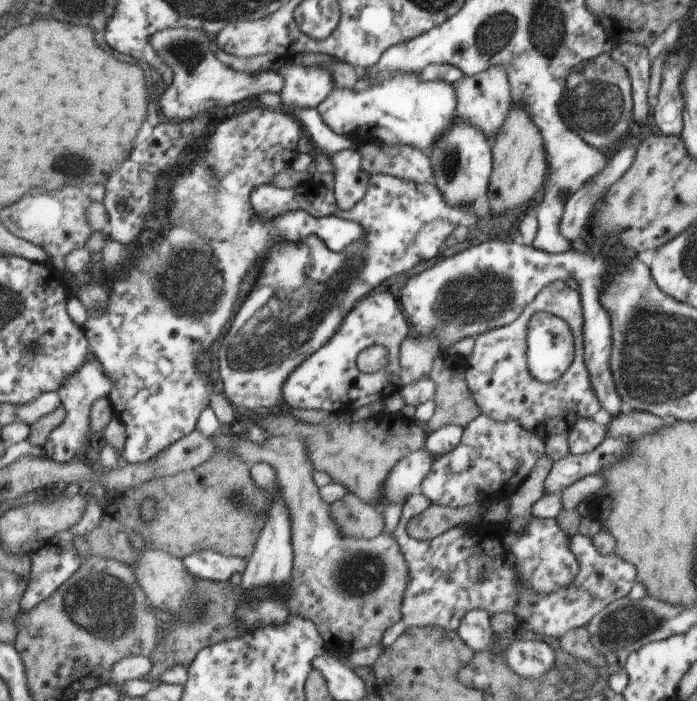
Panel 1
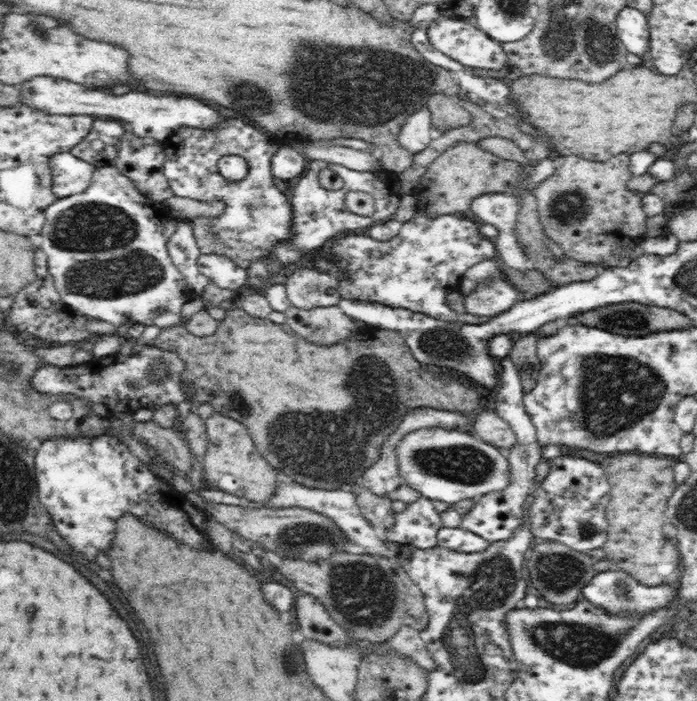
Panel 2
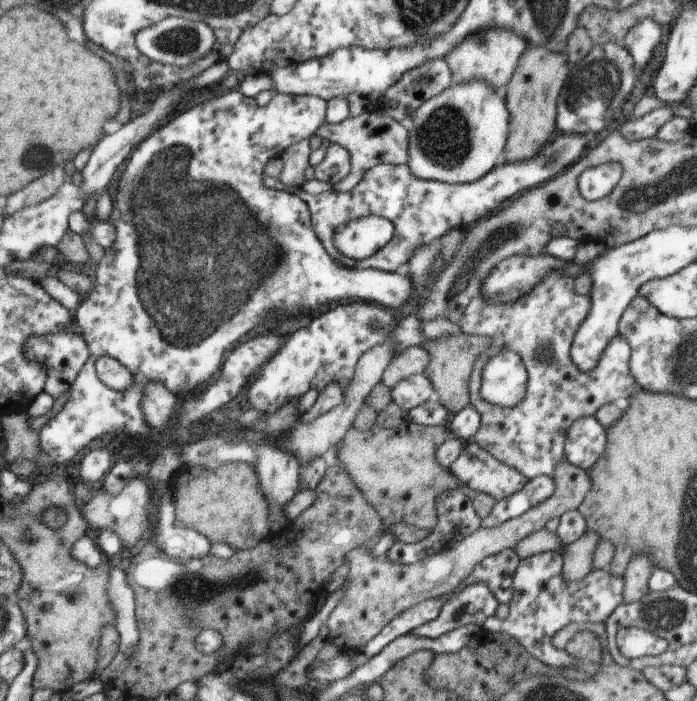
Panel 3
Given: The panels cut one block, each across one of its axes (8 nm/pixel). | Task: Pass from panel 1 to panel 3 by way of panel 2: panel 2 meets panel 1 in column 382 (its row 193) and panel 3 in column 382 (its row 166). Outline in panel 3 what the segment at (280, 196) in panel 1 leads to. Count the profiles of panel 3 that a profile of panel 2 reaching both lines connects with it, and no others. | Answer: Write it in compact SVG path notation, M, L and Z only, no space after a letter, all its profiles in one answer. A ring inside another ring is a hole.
M587 134L576 136L562 136L558 140L546 142L542 152L530 160L520 162L505 161L503 164L490 170L480 180L472 183L444 183L432 182L416 178L406 164L380 164L366 172L366 175L350 192L333 190L311 195L302 189L302 186L286 186L279 178L263 174L263 183L271 189L297 194L307 205L311 212L313 231L323 244L326 252L335 262L349 268L377 269L381 272L396 272L402 264L408 263L416 248L430 242L438 241L452 228L458 226L472 226L478 223L491 212L494 212L504 200L520 194L522 190L535 188L538 184L548 182L560 173L568 164L574 164L582 156L582 150L589 144L592 137ZM375 215L384 218L393 225L392 239L370 258L359 260L340 255L334 246L334 232L350 222L350 220Z

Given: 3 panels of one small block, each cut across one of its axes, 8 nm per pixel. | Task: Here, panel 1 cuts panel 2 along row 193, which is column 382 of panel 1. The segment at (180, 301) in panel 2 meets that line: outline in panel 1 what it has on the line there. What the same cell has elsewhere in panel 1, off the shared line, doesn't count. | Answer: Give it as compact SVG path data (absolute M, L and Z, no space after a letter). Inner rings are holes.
M402 72L382 80L366 80L360 75L355 85L332 88L316 109L322 122L336 134L368 142L380 140L388 146L412 146L427 153L457 121L456 89L444 80L422 80L414 72Z

